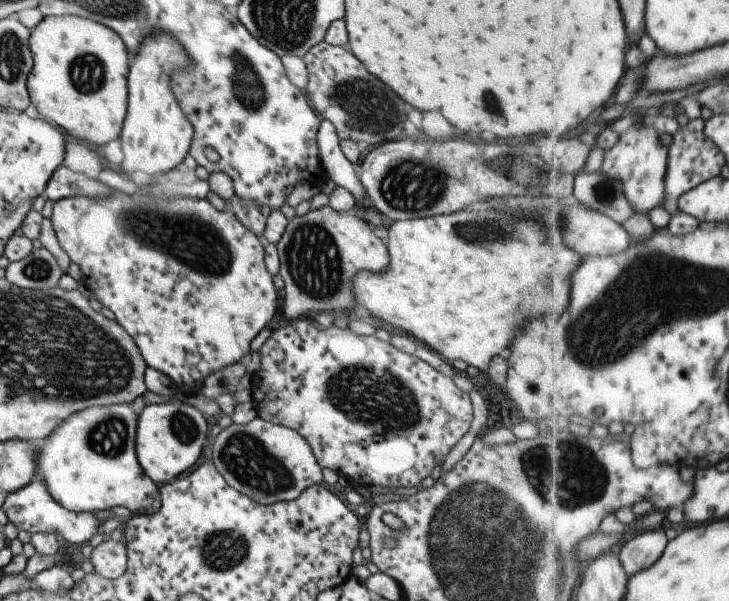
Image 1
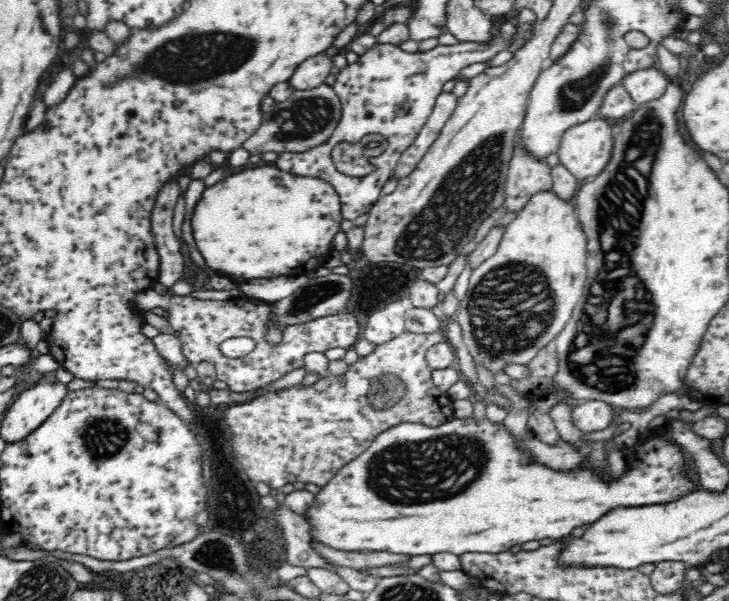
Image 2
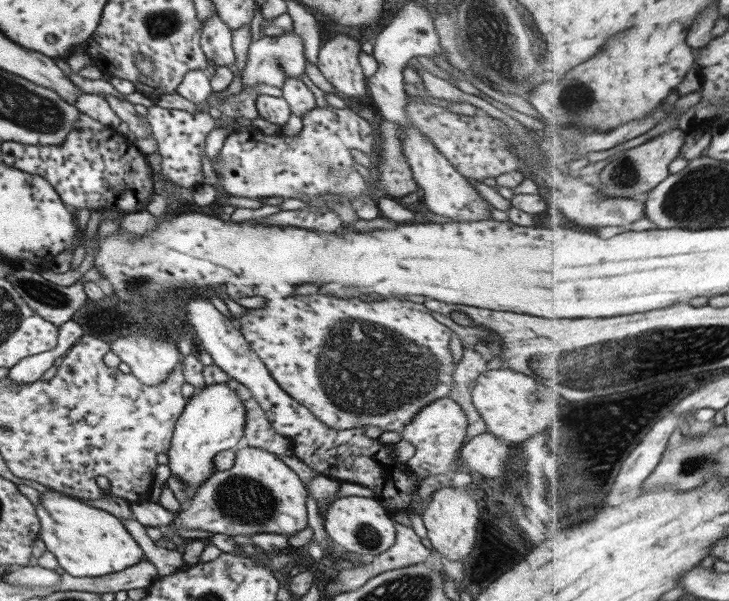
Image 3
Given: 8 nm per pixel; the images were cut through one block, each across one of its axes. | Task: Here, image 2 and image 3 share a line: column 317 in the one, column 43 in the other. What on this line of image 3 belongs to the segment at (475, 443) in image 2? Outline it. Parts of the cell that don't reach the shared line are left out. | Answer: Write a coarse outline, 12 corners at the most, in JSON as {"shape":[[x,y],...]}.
{"shape":[[56,491],[38,538],[69,576],[144,559],[115,516]]}

